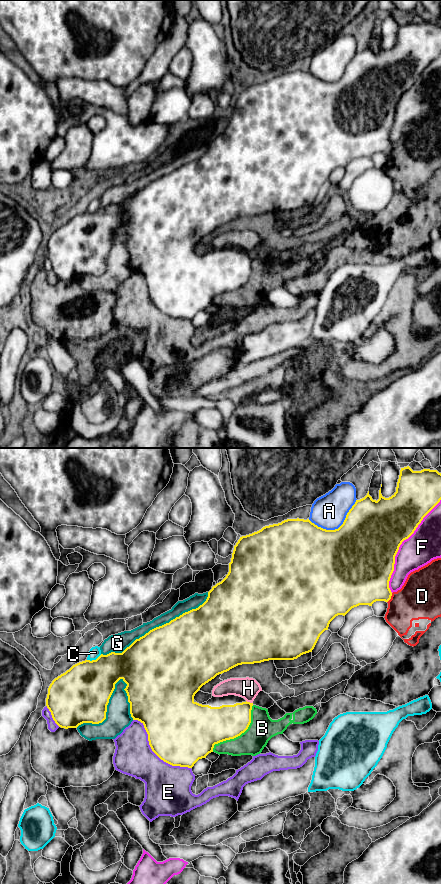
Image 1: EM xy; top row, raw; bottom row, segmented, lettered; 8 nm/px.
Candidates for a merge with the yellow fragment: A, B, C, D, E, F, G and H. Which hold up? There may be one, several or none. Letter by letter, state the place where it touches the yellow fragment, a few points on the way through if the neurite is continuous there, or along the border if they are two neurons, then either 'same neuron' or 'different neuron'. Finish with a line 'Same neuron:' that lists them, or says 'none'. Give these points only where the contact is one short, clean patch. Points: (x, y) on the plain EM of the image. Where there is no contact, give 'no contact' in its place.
A: contact xy (338, 80); different neuron
B: contact xy (239, 287); different neuron
C: contact xy (94, 212); different neuron
D: contact xy (390, 150); different neuron
E: contact xy (154, 304); different neuron
F: contact xy (399, 97); different neuron
G: contact xy (157, 179); different neuron
H: contact xy (249, 254); different neuron
Same neuron: none

